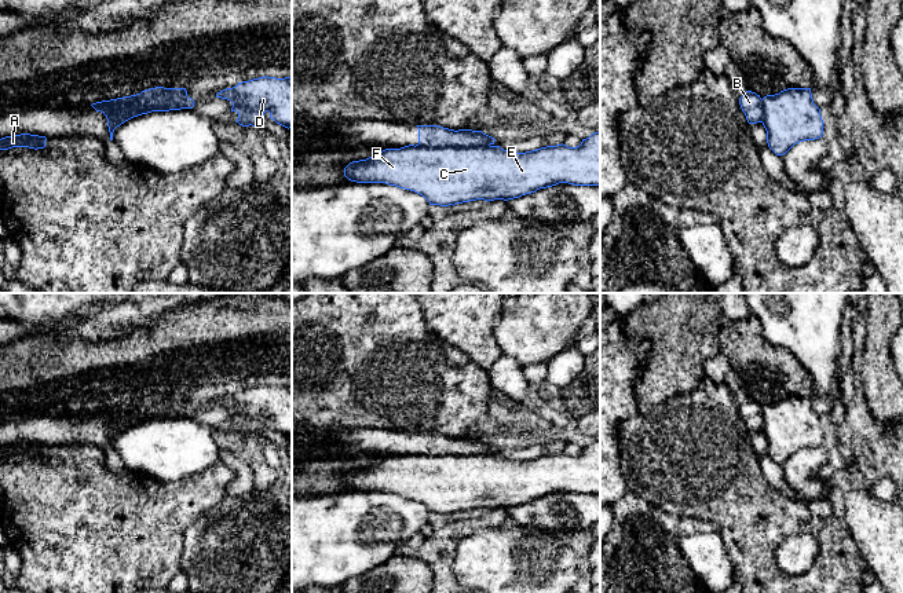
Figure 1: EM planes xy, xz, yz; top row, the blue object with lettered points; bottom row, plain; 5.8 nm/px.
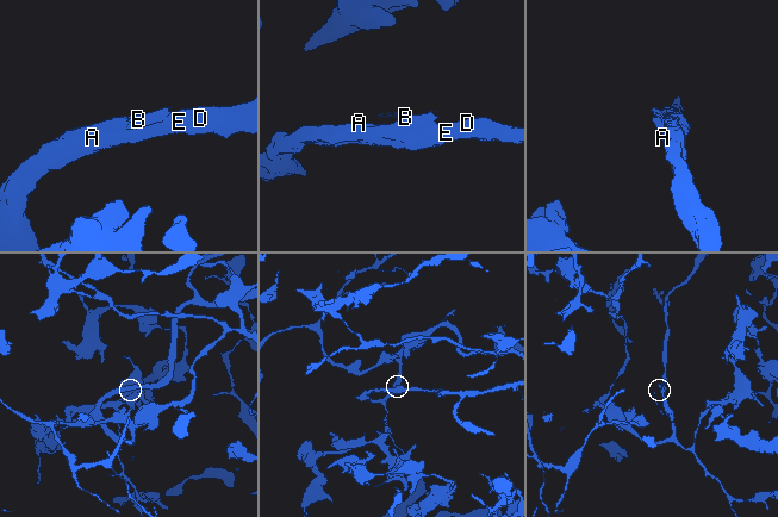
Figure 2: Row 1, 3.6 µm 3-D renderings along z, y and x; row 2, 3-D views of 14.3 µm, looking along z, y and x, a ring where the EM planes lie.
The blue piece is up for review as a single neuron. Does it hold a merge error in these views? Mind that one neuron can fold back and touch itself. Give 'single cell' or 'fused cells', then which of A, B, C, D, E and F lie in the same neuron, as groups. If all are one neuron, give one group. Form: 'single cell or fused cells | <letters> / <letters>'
fused cells | A C D E F / B

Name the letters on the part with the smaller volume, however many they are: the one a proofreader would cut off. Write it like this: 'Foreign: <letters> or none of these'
Foreign: B

